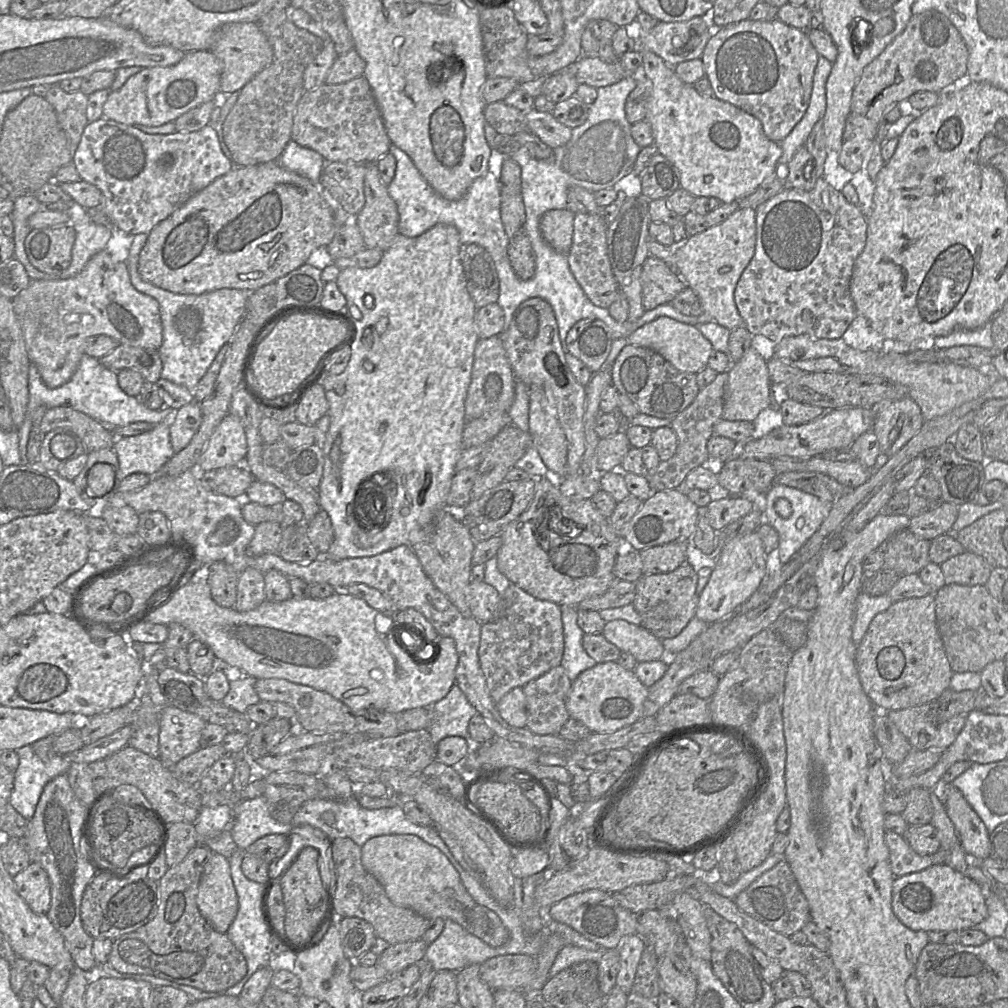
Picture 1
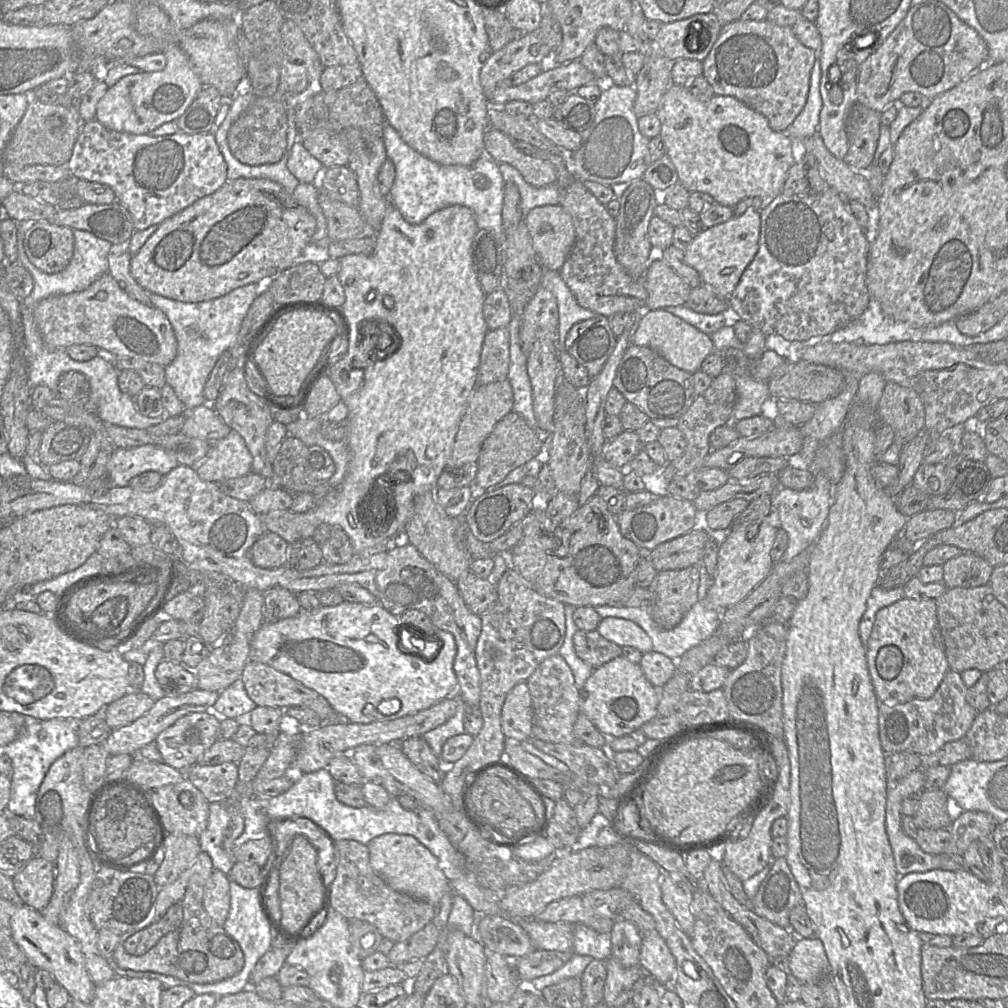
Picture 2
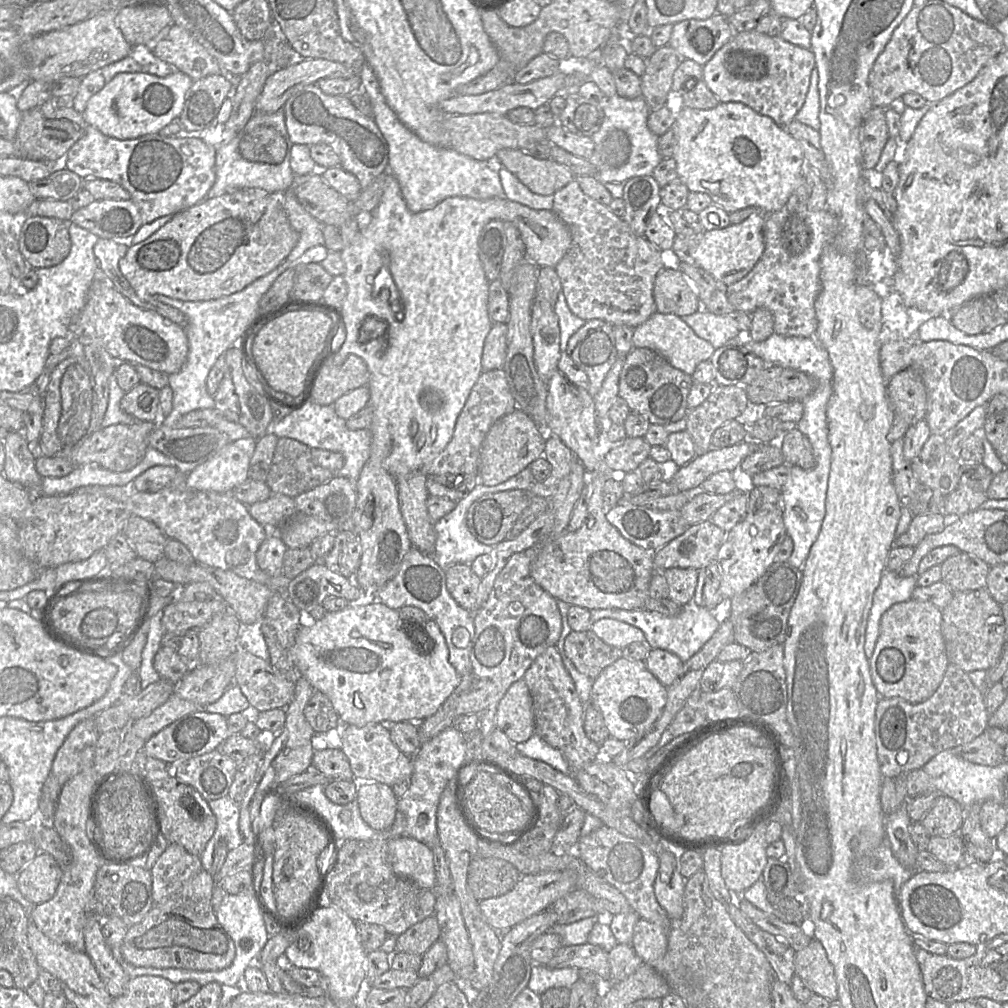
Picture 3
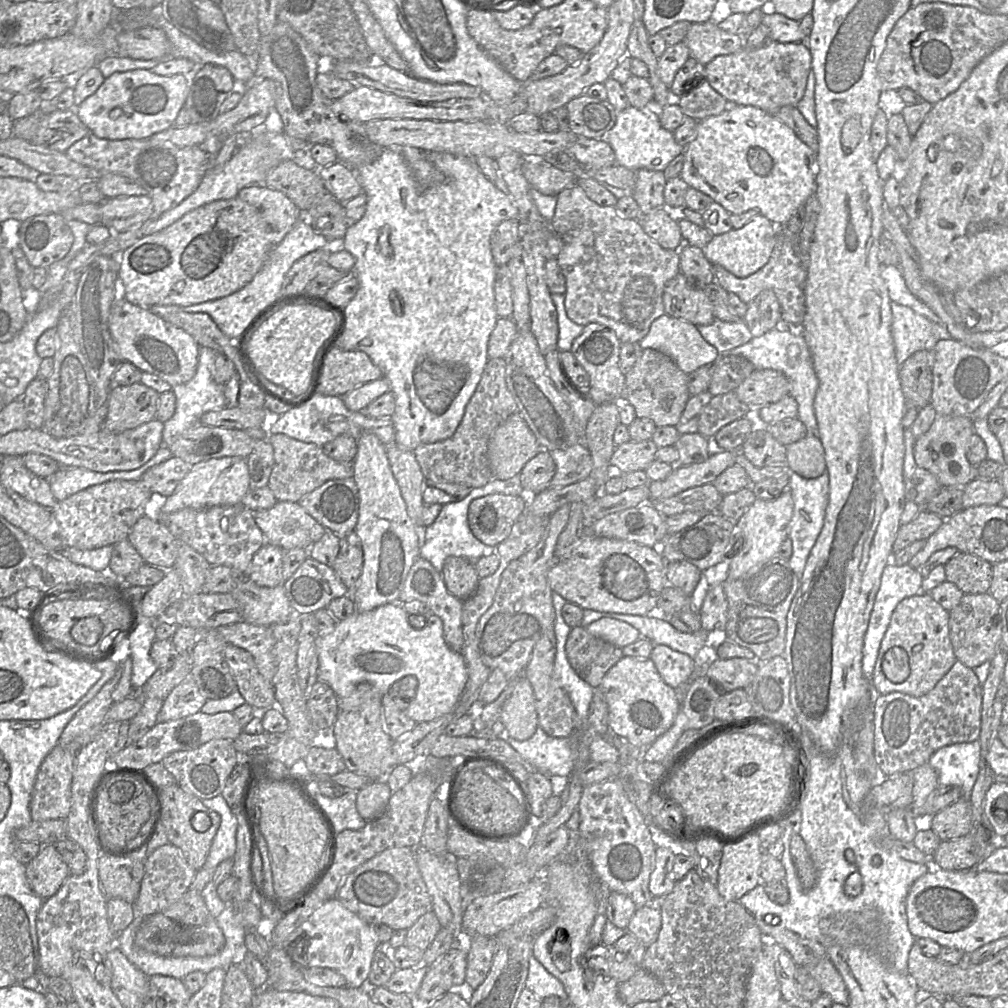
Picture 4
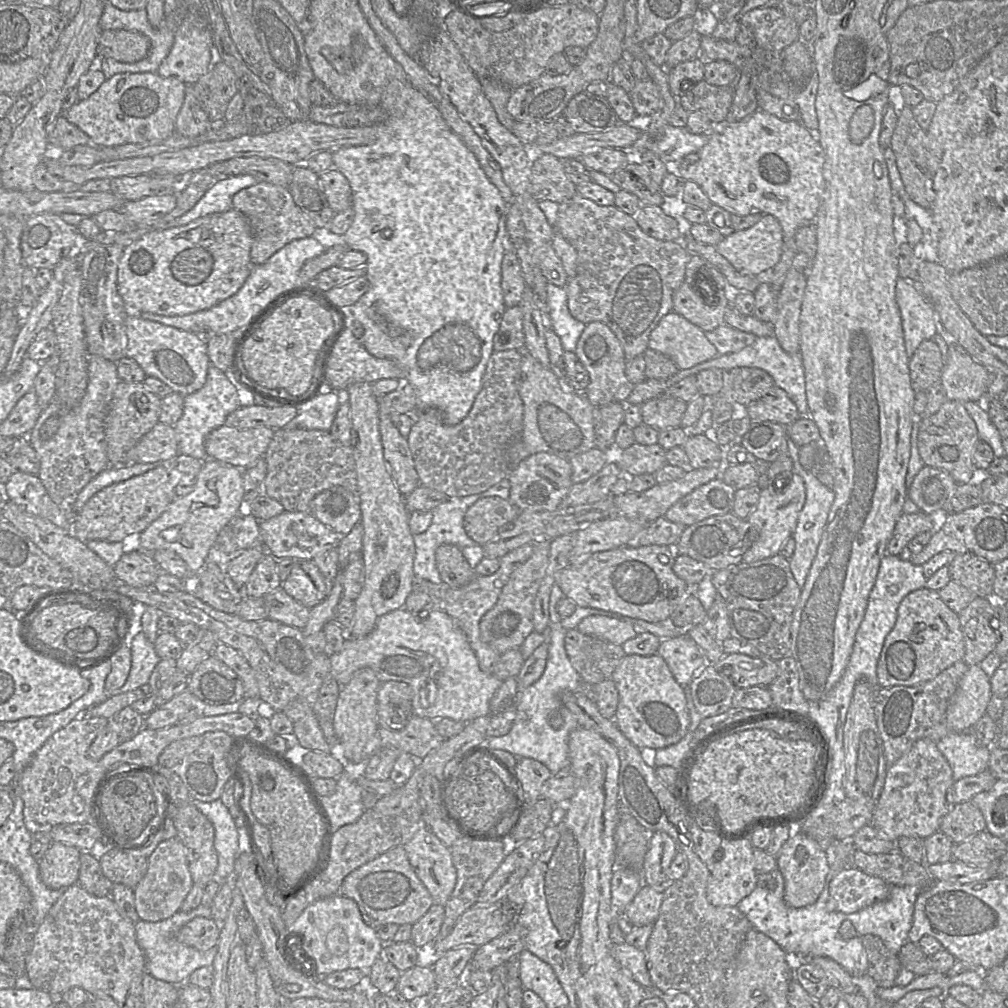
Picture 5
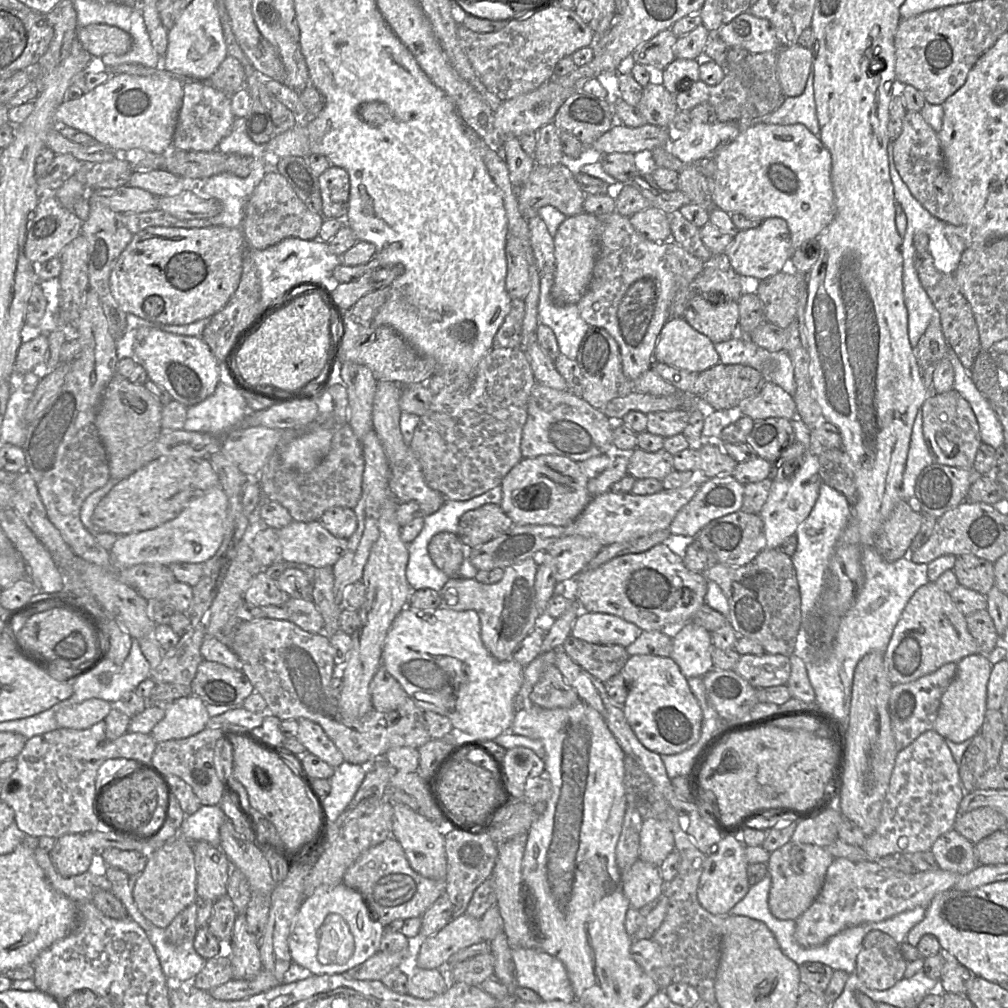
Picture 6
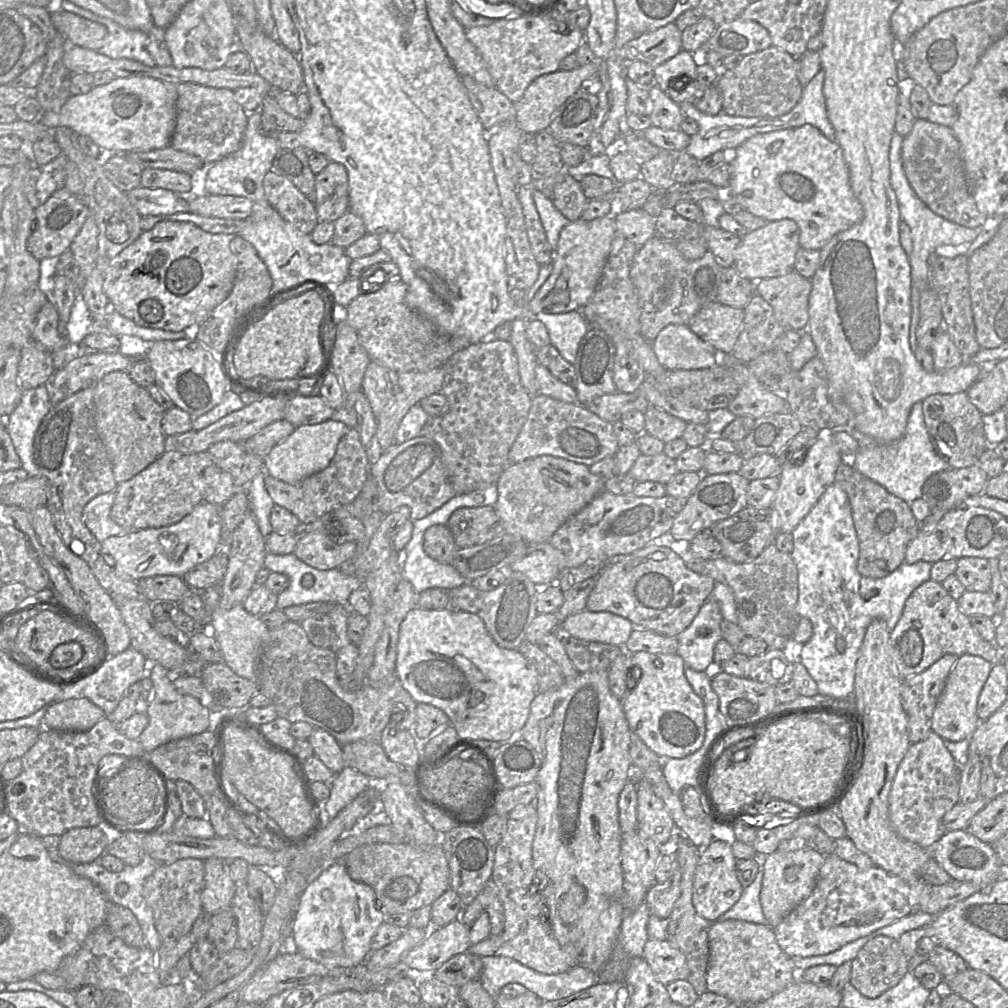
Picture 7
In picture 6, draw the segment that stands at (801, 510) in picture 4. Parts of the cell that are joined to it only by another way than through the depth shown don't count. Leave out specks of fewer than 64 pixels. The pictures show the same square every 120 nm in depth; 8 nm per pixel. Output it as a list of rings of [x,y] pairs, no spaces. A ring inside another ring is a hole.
[[[821,483],[819,496],[809,516],[799,524],[795,532],[797,548],[791,557],[801,595],[801,623],[806,625],[822,595],[829,562],[836,545],[851,517],[851,508],[846,497],[837,490]]]

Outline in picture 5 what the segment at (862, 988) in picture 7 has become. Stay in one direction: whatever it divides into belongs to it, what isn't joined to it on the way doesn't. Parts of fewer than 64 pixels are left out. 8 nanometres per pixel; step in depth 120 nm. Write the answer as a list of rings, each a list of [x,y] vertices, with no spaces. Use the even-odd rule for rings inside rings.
[[[865,935],[862,938],[862,944],[868,960],[866,974],[879,988],[894,986],[895,979],[902,968],[898,955],[889,951],[878,936]]]

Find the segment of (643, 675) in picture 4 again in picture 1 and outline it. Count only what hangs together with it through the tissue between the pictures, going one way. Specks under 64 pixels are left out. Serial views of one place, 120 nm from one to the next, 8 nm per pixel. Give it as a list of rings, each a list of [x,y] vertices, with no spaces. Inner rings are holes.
[[[617,661],[597,663],[572,681],[566,697],[570,718],[582,722],[592,733],[611,733],[633,724],[643,717],[643,703],[648,695],[633,670],[623,668]]]

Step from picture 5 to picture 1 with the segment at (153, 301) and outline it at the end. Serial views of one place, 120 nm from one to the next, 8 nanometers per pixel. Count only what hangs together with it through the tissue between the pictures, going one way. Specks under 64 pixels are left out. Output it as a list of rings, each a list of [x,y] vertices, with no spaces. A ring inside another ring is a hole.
[[[270,161],[245,167],[233,167],[228,173],[217,178],[207,187],[193,195],[187,202],[166,219],[159,222],[148,233],[147,241],[138,259],[139,274],[146,282],[177,294],[200,295],[223,288],[255,291],[305,264],[311,253],[319,247],[327,247],[338,229],[351,218],[353,217],[350,217],[337,202],[333,202],[326,195],[318,183],[286,169],[278,161]]]

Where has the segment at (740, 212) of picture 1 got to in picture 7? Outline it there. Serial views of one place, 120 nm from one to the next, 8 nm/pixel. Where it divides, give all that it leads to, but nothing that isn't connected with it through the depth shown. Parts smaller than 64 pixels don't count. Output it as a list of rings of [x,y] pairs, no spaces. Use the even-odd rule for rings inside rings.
[[[792,219],[768,221],[766,225],[742,237],[739,246],[735,249],[734,267],[740,274],[750,280],[783,276],[794,270],[796,254],[801,248],[800,229]]]

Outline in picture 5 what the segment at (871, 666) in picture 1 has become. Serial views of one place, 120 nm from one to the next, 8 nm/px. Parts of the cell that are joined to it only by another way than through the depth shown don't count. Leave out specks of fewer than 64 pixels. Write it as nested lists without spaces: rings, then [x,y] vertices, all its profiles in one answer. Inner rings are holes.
[[[926,587],[909,593],[901,601],[897,610],[897,620],[887,635],[877,664],[877,679],[881,688],[892,686],[916,686],[934,679],[943,670],[958,661],[963,661],[965,642],[958,614],[941,599],[937,591]]]

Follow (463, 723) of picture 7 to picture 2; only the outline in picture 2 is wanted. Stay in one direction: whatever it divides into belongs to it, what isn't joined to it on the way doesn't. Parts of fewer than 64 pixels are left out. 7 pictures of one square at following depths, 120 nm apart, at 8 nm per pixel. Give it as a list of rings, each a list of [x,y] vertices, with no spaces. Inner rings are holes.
[[[343,601],[336,606],[321,606],[313,611],[301,610],[296,616],[275,623],[263,623],[252,638],[250,660],[267,664],[316,691],[343,720],[368,724],[414,714],[457,692],[458,681],[453,669],[457,653],[455,638],[441,629],[437,629],[435,634],[439,642],[433,637],[434,648],[426,651],[424,639],[417,636],[419,646],[424,646],[420,651],[411,643],[412,634],[400,624],[398,617],[381,604]]]

